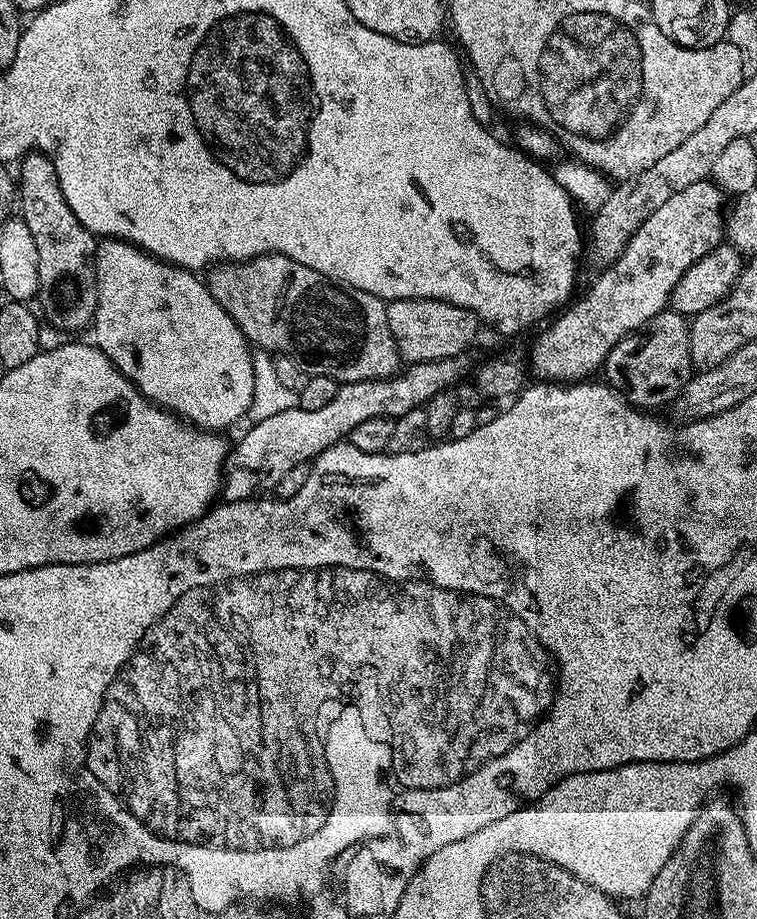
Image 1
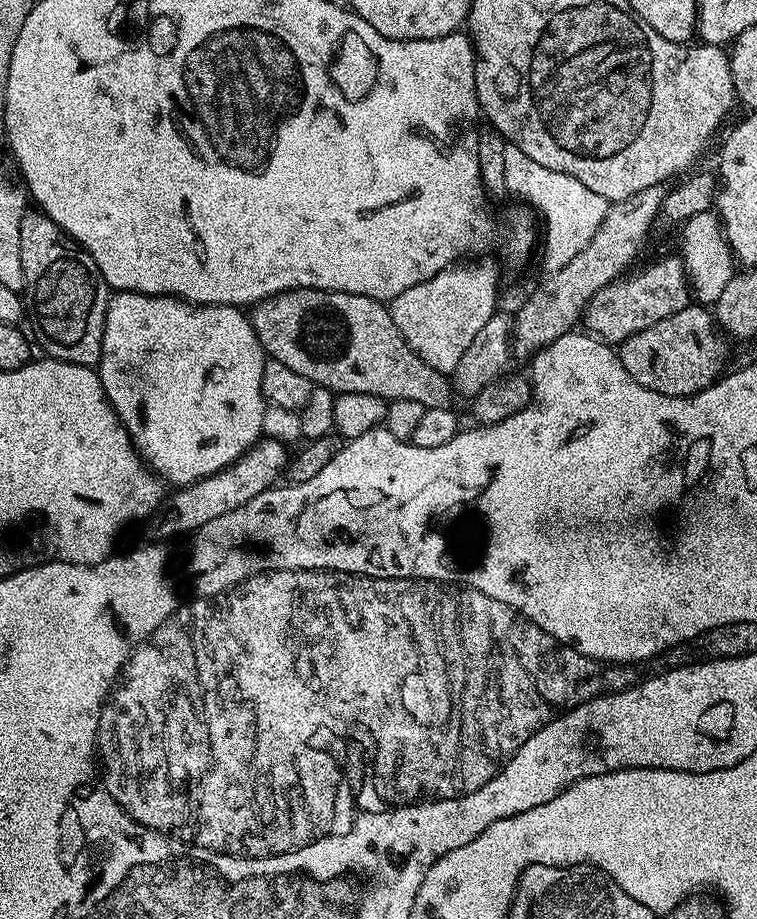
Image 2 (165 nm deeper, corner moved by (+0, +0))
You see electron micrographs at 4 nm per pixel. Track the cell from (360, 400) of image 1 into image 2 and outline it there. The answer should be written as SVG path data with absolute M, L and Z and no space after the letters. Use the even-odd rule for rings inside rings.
M261 438L248 451L243 452L229 468L223 468L221 472L215 472L205 480L199 480L197 484L181 487L177 496L169 495L159 513L160 525L157 526L156 532L160 536L157 537L168 542L171 541L171 536L180 536L183 532L191 534L206 522L222 518L222 514L230 514L230 510L246 506L250 498L258 498L258 494L273 487L279 481L276 479L287 469L290 452L284 448L287 447L283 440Z

